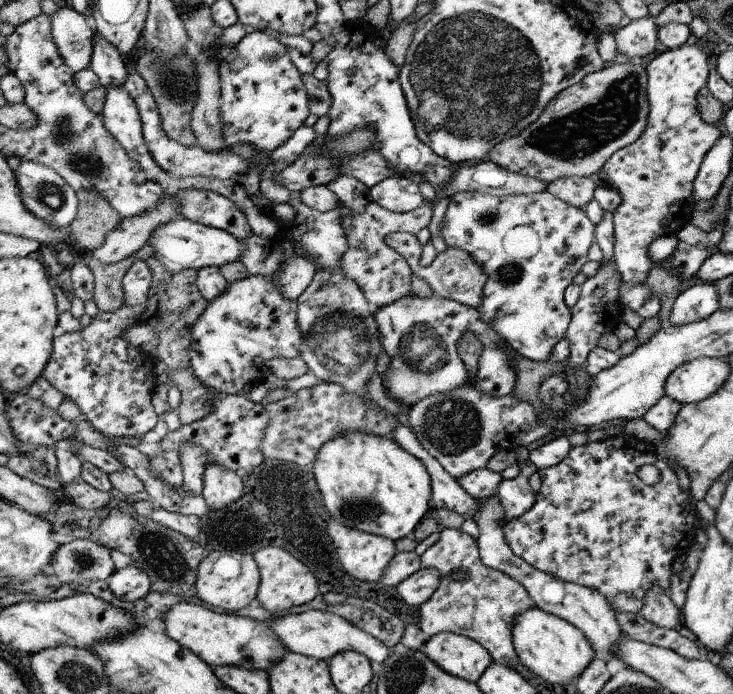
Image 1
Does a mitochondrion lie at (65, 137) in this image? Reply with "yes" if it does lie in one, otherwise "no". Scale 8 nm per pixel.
yes

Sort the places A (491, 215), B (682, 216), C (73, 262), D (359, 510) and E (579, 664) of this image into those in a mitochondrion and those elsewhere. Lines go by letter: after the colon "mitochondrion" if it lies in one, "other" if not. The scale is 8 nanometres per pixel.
A: mitochondrion
B: other
C: other
D: mitochondrion
E: other

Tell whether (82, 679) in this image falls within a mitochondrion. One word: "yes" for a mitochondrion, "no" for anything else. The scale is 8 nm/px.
yes

